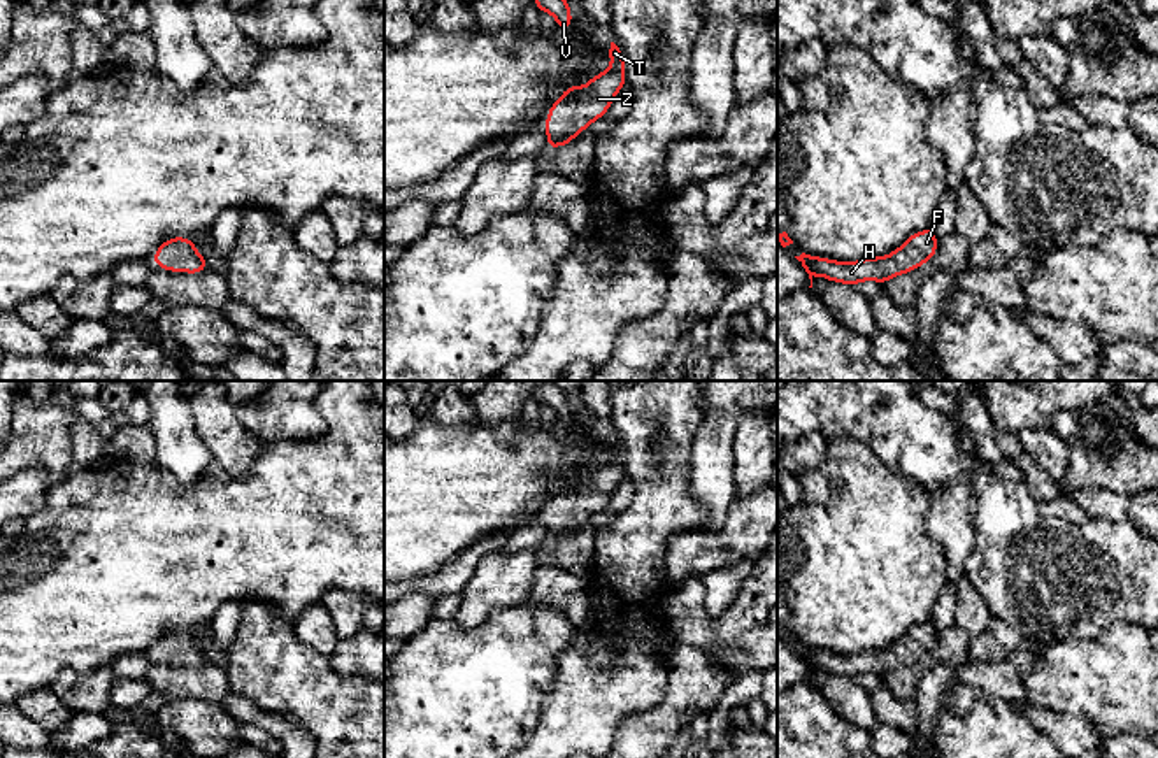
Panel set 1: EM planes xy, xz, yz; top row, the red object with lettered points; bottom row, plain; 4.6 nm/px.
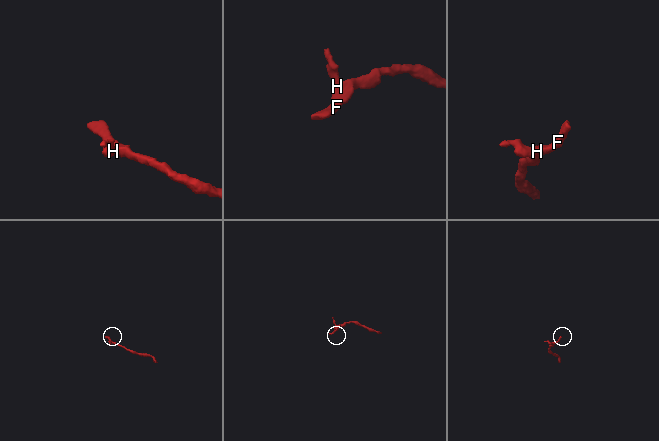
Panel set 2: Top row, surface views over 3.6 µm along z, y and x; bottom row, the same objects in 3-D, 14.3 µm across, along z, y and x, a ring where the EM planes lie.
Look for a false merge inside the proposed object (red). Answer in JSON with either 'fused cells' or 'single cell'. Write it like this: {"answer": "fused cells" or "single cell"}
{"answer": "single cell"}

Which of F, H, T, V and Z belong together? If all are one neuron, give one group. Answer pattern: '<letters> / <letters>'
F H T V Z

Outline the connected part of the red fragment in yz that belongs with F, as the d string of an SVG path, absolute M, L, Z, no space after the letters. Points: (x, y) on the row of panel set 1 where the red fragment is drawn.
M928 226L923 232L912 233L898 249L886 256L863 258L849 263L818 258L805 253L795 258L811 279L809 288L812 288L814 275L823 275L828 281L844 282L849 286L854 286L860 281L877 281L884 284L891 277L912 272L930 261L937 251L937 246L939 240Z

